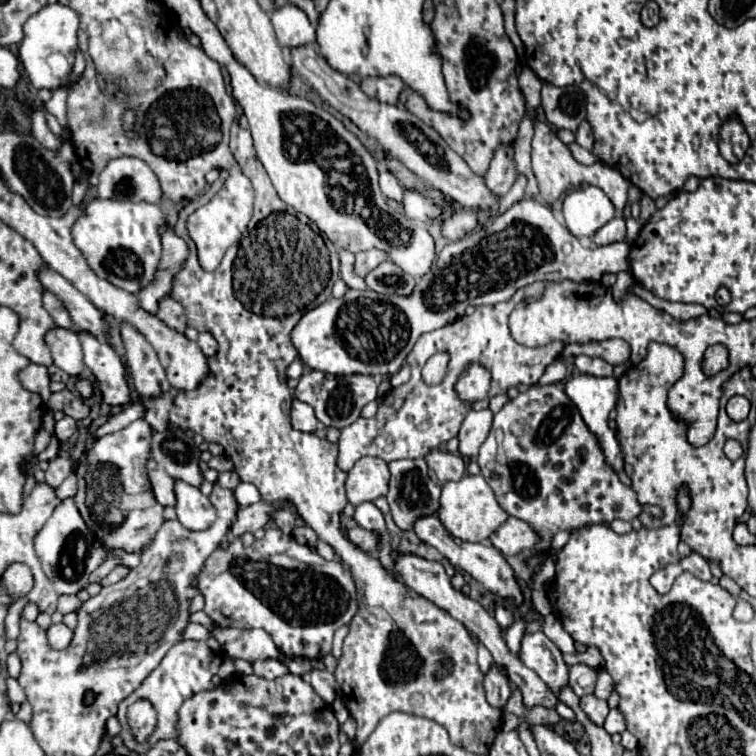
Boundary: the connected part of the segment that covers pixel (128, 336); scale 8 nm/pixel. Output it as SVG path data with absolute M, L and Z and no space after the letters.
M127 323L119 325L123 343L125 343L125 359L131 371L131 381L141 397L159 397L171 389L165 379L165 371L157 359L155 349L139 335L139 331Z

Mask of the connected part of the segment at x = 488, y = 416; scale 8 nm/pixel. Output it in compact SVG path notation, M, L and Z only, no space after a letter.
M491 409L467 413L467 417L459 429L459 435L457 435L459 437L459 453L463 457L477 457L479 447L483 445L483 441L489 435L491 421L493 421Z

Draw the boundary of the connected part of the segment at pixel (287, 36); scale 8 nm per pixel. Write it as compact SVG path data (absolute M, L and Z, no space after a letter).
M293 3L283 5L277 11L273 11L271 23L275 27L279 43L285 47L315 43L315 27L309 23L307 15Z

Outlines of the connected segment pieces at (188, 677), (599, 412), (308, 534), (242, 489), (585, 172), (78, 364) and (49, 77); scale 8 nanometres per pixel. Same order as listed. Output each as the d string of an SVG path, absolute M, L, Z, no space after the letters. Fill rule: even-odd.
M183 639L179 641L177 645L173 645L169 649L169 653L163 657L163 661L147 675L147 679L141 683L141 687L137 691L133 691L127 699L123 699L119 703L119 711L117 711L117 719L121 723L121 733L119 737L123 739L123 745L129 749L129 751L135 751L135 753L147 753L157 741L161 739L175 739L177 731L175 731L175 723L177 723L177 711L181 707L181 703L185 699L189 699L191 695L195 695L195 691L205 691L205 689L211 689L213 683L211 683L211 677L217 673L221 665L221 653L215 653L207 641L193 641L193 639ZM137 699L149 699L153 703L153 707L157 709L157 715L159 715L159 723L157 723L157 729L155 733L151 735L151 739L147 743L135 743L135 739L131 739L131 733L129 733L129 727L125 723L125 711L131 703L135 703Z
M577 373L577 375L573 375L571 379L565 381L565 393L577 405L577 409L579 409L579 413L581 413L587 429L597 437L597 441L601 445L601 451L605 455L607 465L615 473L619 473L623 469L623 453L619 449L615 433L609 427L609 413L611 413L611 409L617 403L617 379L615 377L593 377L593 375L581 375L581 373Z
M297 525L297 527L291 531L291 537L293 537L297 543L309 545L309 547L313 547L315 541L317 541L315 531L311 531L311 527L307 527L307 525Z
M239 483L237 489L235 489L235 499L239 505L247 507L251 503L257 503L261 497L259 497L259 491L253 483Z
M533 115L533 127L535 127L535 135L533 135L533 141L531 141L531 165L533 165L533 173L537 177L539 193L541 193L541 199L543 199L545 205L551 207L567 189L575 189L579 185L597 185L609 195L609 199L613 201L617 211L623 209L623 203L627 201L627 191L629 191L629 185L631 185L629 179L625 179L613 167L607 167L605 163L593 163L593 165L577 163L573 159L571 151L567 149L567 145L557 139L555 131L547 123L537 121L535 115Z
M55 327L45 335L51 353L53 353L53 363L63 369L71 377L79 377L85 369L83 363L83 351L79 343L79 335L71 329L61 329Z
M61 3L45 5L25 23L25 37L21 41L21 63L37 89L57 89L61 81L69 79L69 71L73 67L73 53L77 49L77 29L79 29L79 15ZM61 55L65 61L65 73L55 75L49 67L49 57Z

